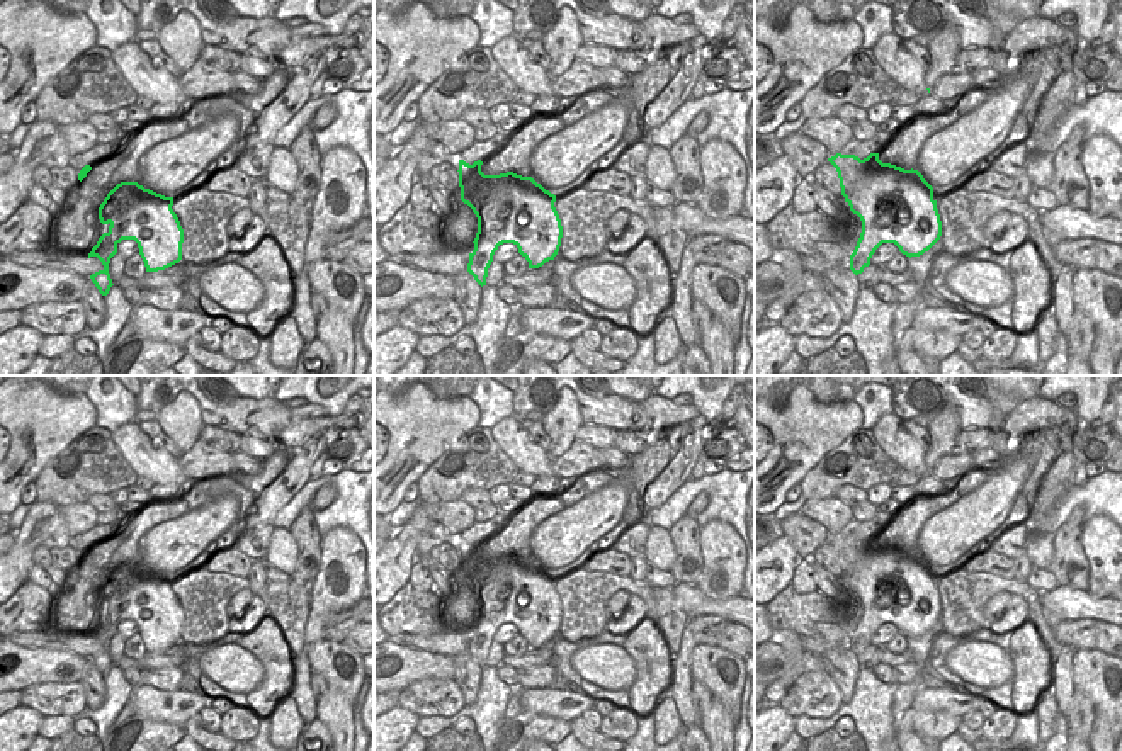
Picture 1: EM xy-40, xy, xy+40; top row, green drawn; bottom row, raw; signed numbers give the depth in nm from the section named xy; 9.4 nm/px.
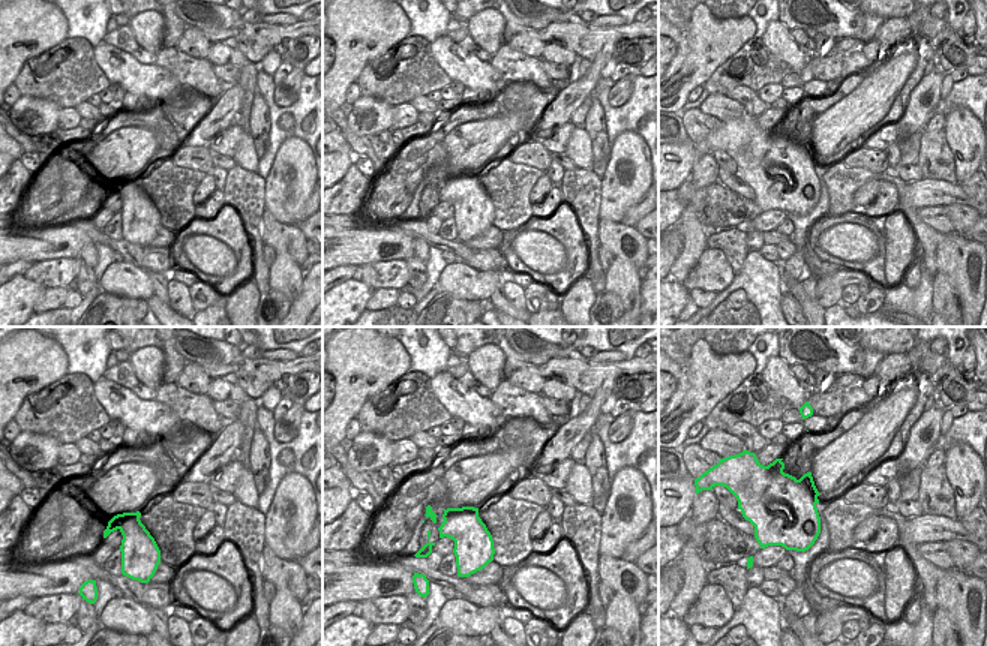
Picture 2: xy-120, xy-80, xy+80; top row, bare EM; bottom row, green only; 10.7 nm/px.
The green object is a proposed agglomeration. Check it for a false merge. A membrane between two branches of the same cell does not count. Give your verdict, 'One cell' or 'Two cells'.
One cell

